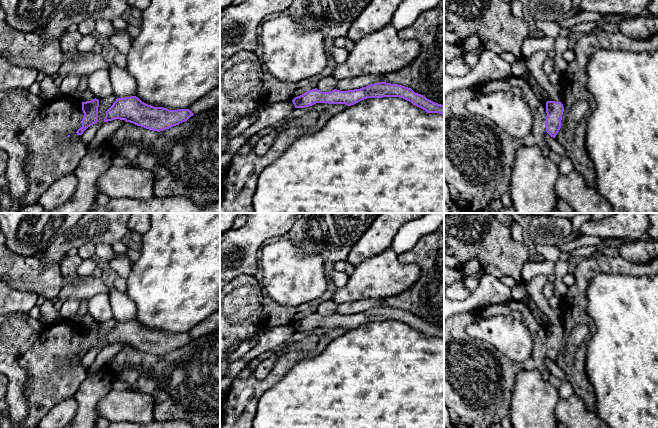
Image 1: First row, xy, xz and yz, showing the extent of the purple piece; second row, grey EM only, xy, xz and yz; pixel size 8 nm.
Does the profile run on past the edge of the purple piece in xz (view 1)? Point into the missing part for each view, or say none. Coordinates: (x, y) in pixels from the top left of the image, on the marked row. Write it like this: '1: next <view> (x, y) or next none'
1: next none

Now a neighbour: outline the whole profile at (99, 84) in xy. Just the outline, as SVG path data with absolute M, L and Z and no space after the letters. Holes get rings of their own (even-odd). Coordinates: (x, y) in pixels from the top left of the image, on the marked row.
M98 69L88 74L88 89L96 99L102 99L113 94L109 74L104 69Z

